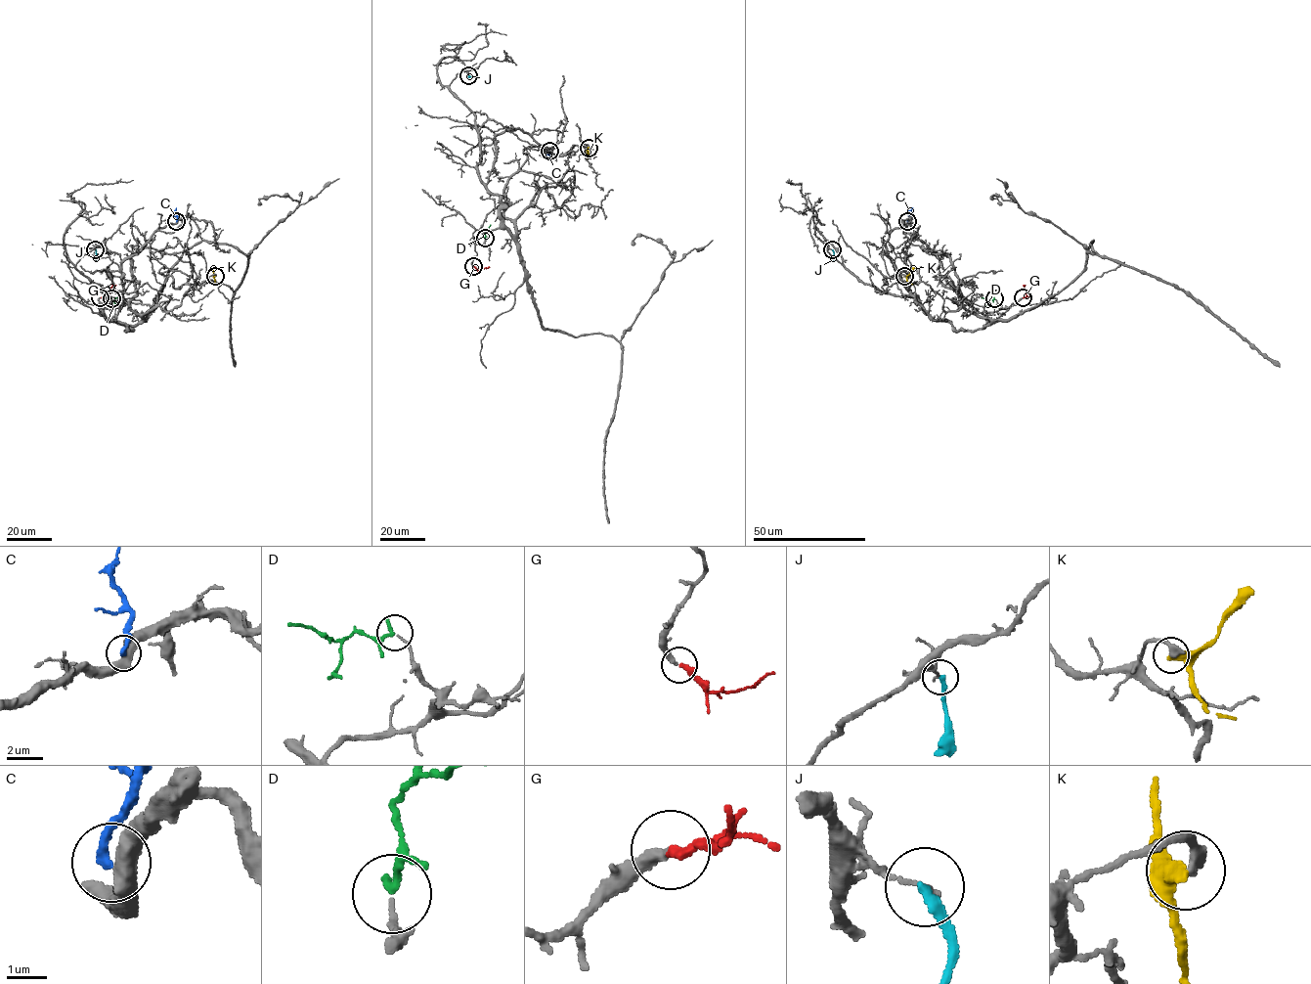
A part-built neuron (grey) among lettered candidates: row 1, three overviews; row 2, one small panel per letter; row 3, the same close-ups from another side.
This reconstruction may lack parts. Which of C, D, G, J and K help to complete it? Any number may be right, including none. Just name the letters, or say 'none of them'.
D, G

